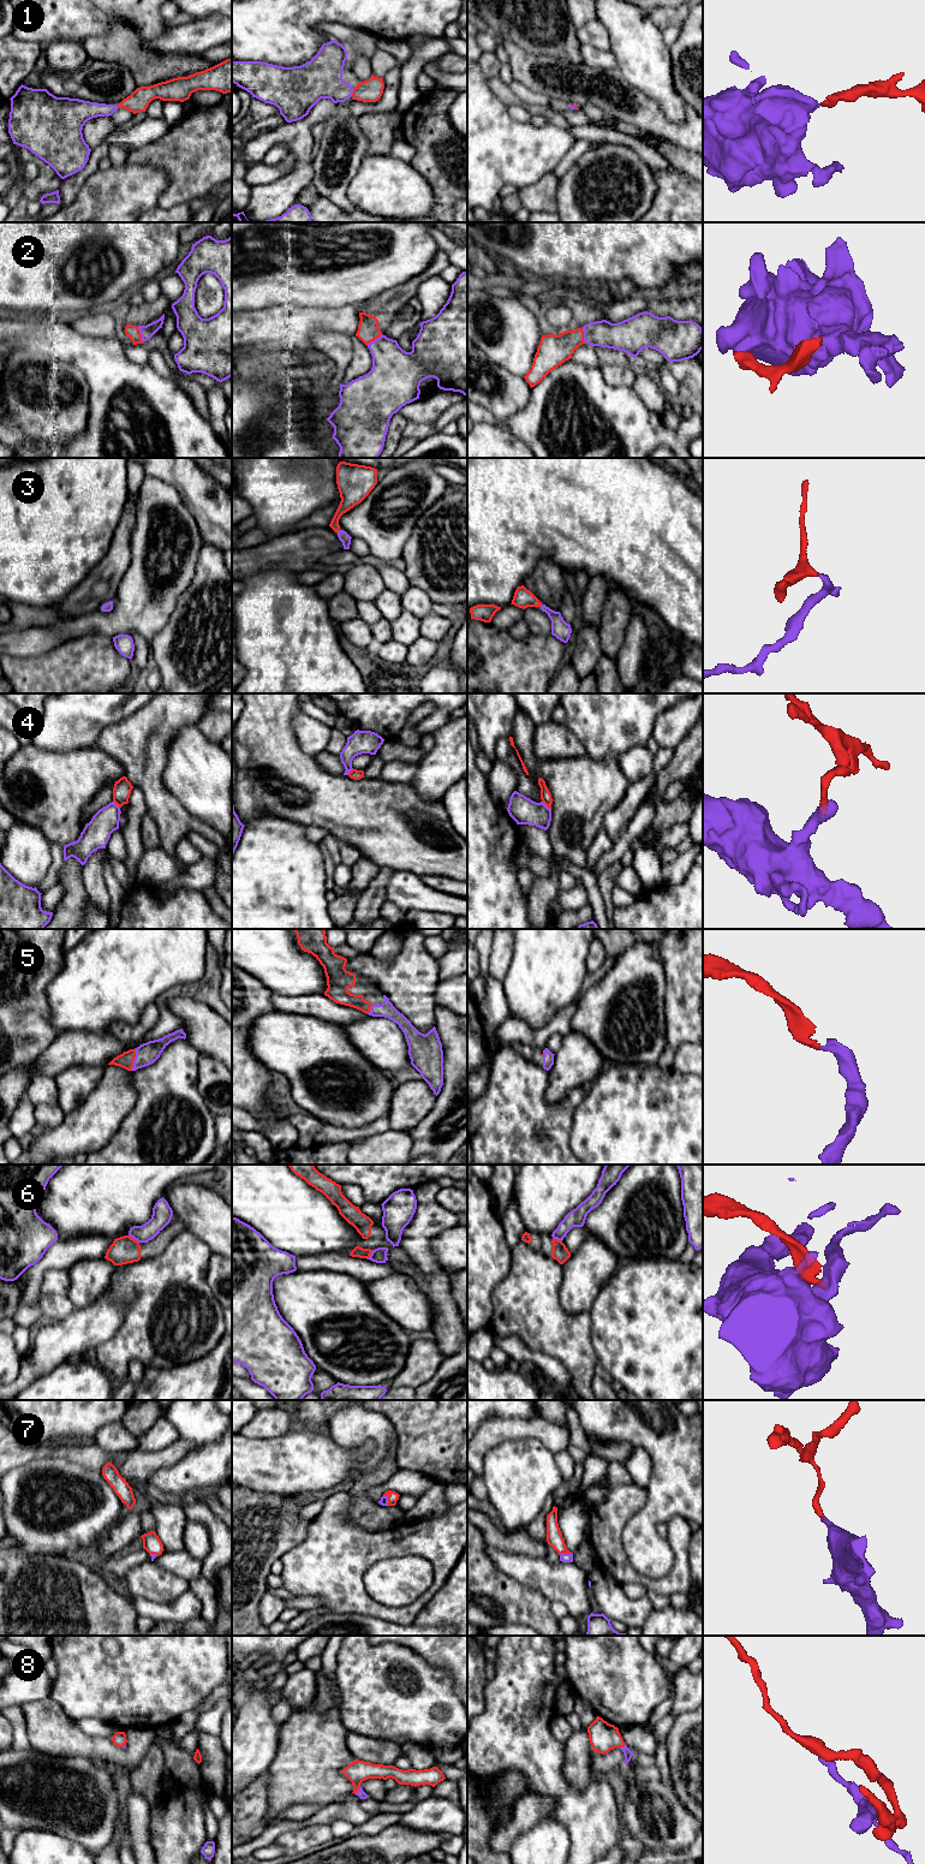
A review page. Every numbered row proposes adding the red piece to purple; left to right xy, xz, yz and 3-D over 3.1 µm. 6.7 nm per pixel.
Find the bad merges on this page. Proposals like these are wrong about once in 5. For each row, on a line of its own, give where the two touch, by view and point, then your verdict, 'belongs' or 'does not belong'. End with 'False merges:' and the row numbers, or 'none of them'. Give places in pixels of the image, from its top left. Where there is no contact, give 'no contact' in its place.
1: meets purple in xz at (352, 91); belongs
2: meets purple in xy at (141, 334); belongs
3: meets purple in xz at (339, 531); belongs
4: meets purple in yz at (545, 805); does not belong
5: meets purple in xy at (135, 1059); belongs
6: meets purple in xy at (133, 1238); does not belong
7: meets purple in yz at (565, 1554); belongs
8: meets purple in xz at (358, 1790); belongs
False merges: 4, 6

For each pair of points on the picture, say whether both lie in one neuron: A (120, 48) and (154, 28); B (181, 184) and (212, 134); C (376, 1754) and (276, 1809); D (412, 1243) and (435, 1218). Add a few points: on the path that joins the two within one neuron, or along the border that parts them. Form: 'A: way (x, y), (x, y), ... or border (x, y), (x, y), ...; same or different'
A: border (118, 19), (130, 24), (147, 40); different
B: way (192, 172), (201, 146); same
C: border (348, 1732), (347, 1749), (354, 1758); different
D: way (417, 1237), (429, 1224); same

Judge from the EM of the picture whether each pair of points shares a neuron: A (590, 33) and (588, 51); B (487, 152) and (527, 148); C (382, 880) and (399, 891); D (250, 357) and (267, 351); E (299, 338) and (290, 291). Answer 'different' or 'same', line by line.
A: different
B: same
C: different
D: same
E: different

